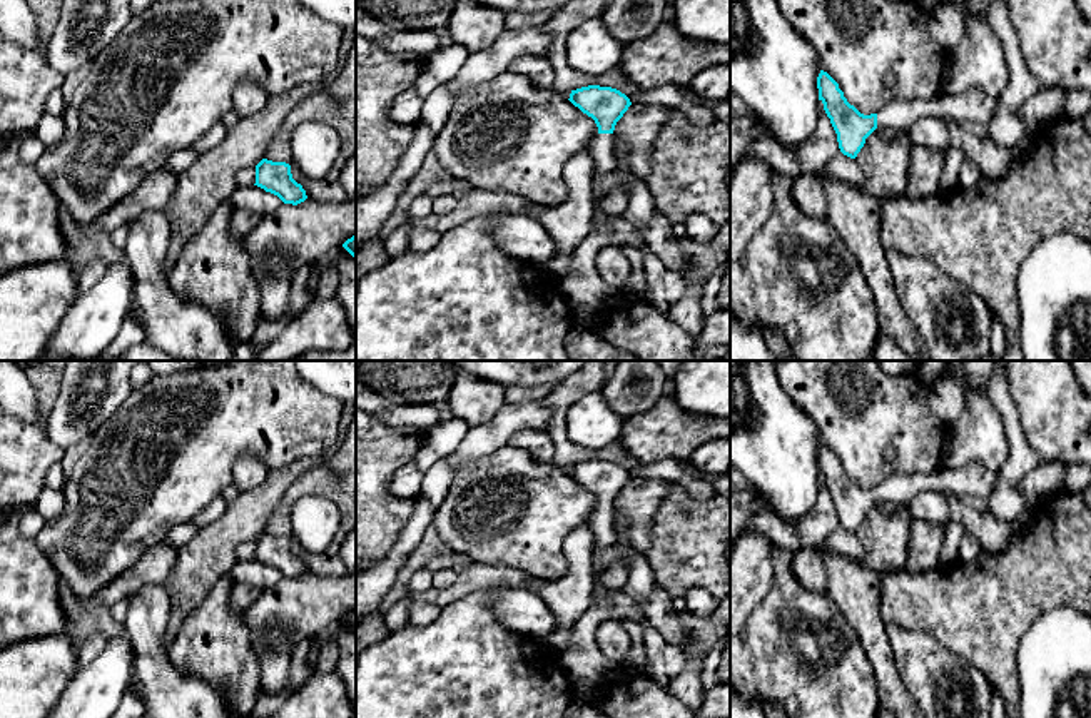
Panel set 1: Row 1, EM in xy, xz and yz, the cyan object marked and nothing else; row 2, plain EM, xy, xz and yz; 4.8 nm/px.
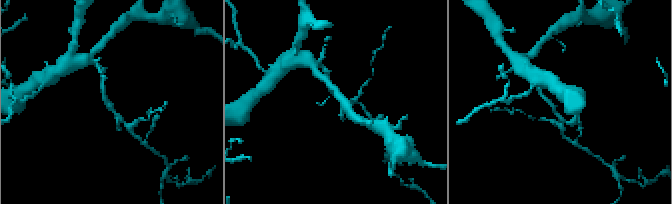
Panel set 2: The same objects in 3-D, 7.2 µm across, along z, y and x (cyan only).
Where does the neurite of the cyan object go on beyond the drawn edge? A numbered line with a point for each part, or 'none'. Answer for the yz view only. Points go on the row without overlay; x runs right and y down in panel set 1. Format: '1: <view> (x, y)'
1: yz (974, 480)

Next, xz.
1: xz (602, 521)

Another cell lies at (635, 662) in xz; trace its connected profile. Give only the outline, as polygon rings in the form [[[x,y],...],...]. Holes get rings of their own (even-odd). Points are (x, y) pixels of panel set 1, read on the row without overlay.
[[[623,618],[620,621],[632,638],[632,650],[622,666],[637,675],[652,673],[645,655],[643,624],[630,618]]]

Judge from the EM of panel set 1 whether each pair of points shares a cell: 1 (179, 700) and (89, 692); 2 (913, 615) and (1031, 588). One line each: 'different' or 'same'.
1: different
2: same

